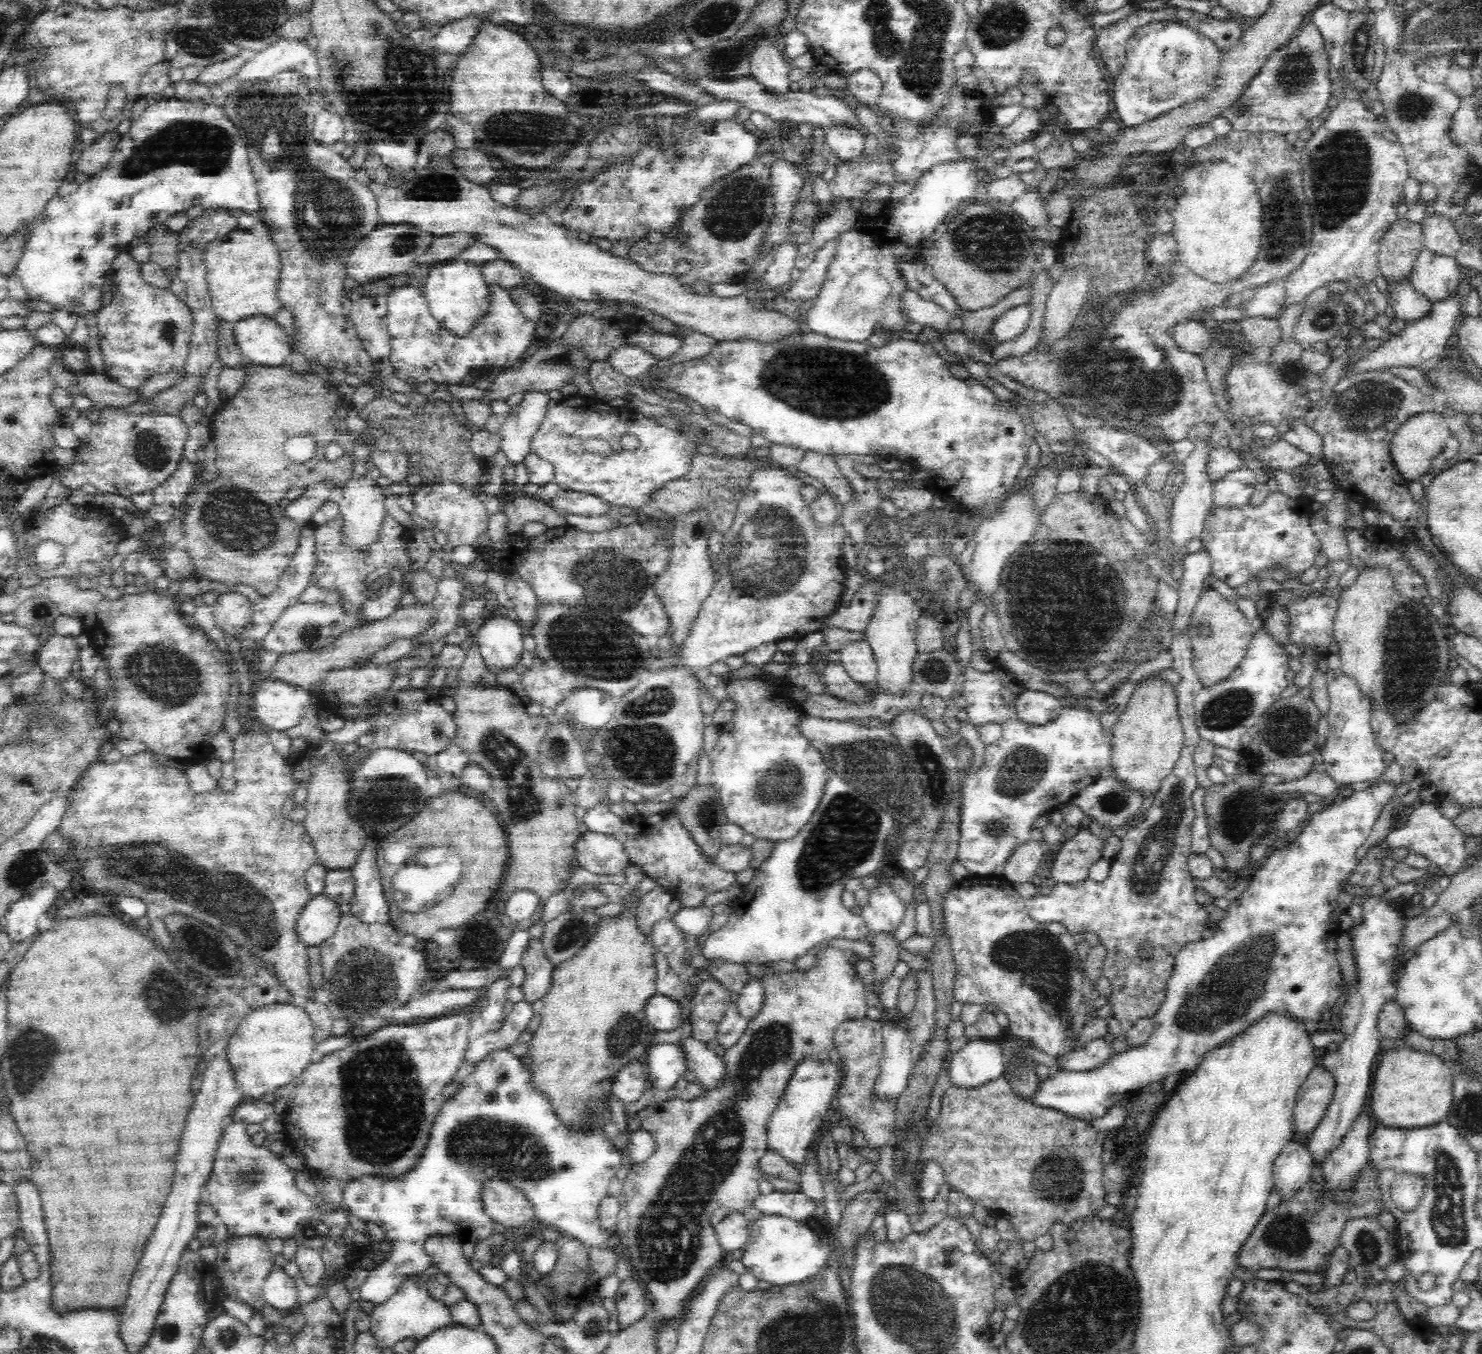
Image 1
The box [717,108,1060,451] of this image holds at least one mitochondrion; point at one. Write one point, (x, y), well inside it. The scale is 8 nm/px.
(832, 384)

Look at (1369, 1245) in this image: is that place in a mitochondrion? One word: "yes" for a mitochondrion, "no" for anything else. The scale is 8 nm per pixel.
yes

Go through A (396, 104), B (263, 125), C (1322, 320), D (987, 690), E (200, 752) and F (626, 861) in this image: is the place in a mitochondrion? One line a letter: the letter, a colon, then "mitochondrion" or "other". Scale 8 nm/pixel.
A: mitochondrion
B: mitochondrion
C: mitochondrion
D: other
E: other
F: other

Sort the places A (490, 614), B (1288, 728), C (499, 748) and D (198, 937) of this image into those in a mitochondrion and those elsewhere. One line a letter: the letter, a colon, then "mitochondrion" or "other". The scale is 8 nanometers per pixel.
A: other
B: mitochondrion
C: mitochondrion
D: mitochondrion

